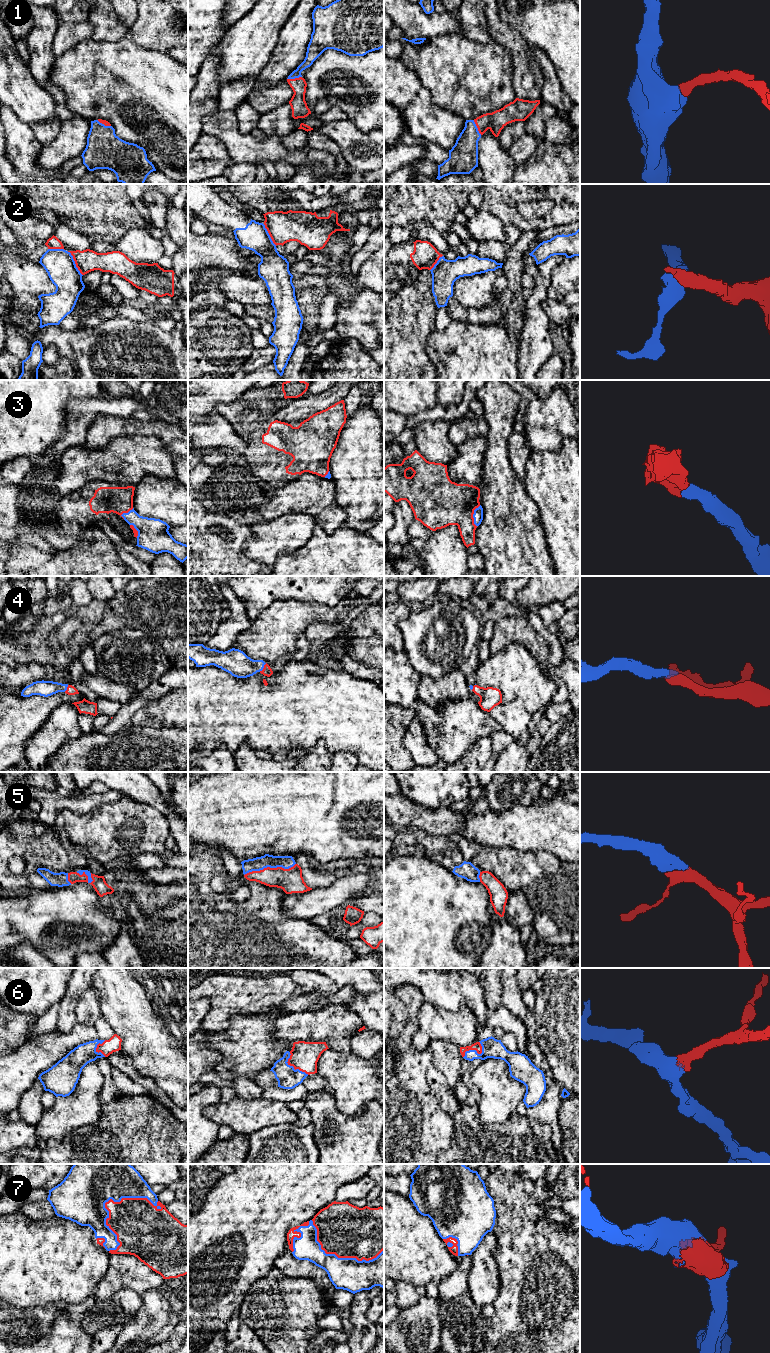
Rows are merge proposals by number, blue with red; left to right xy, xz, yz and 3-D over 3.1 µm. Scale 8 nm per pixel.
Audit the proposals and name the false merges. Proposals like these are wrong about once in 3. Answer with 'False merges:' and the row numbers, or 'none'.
False merges: 2

